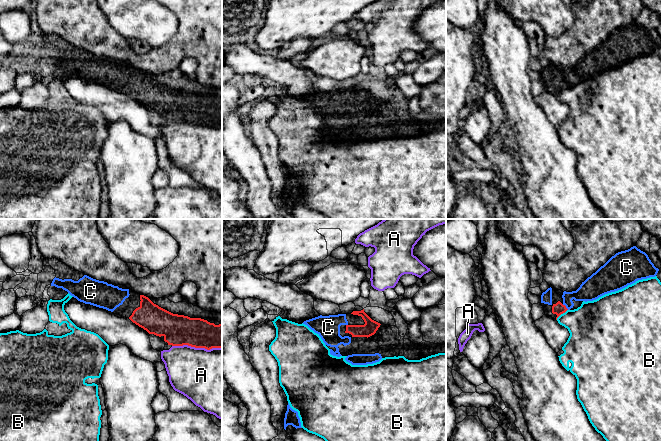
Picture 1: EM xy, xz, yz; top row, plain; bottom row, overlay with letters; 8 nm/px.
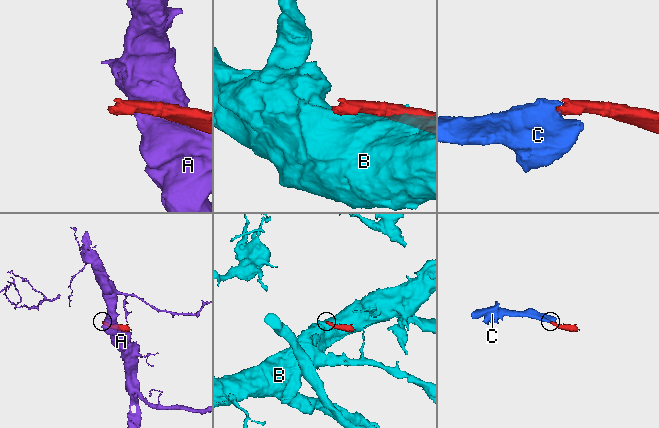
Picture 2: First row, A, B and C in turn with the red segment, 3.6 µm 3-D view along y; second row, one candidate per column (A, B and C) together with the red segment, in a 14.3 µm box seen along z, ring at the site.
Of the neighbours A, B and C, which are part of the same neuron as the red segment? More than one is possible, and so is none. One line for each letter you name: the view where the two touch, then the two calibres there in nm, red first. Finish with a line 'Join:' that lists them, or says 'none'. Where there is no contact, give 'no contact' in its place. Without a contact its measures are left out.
C: contact in yz; calibres 90 and 180 nm
Join: C

